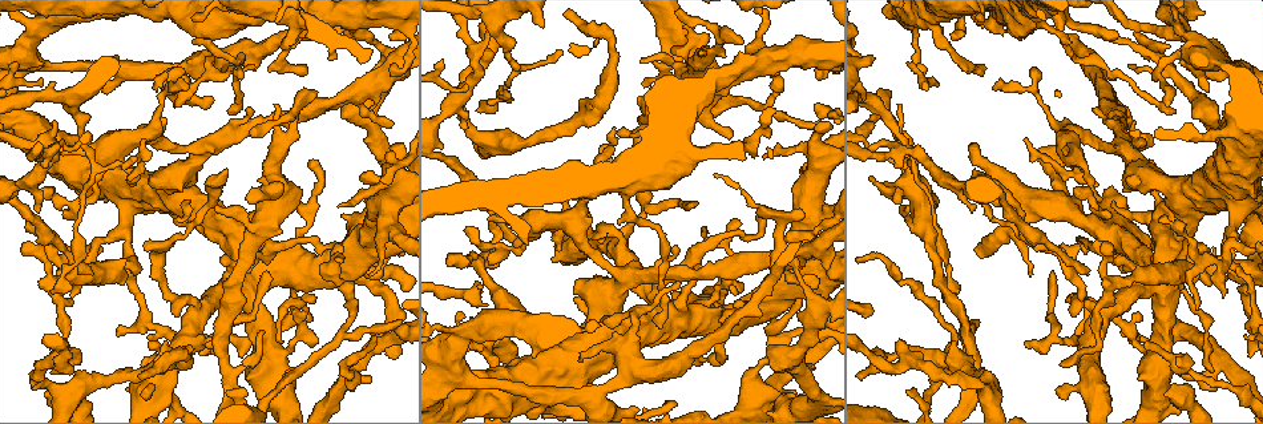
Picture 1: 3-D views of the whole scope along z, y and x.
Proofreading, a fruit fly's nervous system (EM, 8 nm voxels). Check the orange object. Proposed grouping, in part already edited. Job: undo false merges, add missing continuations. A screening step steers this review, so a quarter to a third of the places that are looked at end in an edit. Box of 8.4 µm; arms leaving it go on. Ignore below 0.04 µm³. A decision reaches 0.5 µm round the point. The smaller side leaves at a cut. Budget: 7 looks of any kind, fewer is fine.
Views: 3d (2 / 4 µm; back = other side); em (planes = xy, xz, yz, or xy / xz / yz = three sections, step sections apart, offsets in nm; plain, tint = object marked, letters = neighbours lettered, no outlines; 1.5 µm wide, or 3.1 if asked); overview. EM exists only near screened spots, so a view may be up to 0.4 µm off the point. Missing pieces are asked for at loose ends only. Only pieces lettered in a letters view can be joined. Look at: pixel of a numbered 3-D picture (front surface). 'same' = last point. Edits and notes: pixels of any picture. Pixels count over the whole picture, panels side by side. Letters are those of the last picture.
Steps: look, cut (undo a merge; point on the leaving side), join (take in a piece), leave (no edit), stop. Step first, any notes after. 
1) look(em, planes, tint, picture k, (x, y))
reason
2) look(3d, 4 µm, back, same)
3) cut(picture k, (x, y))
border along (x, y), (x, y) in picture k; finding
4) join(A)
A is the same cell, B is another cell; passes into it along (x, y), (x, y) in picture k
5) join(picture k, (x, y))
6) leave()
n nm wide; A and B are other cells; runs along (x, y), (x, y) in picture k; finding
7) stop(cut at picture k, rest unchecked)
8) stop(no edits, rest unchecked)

look(3d, 2 µm, picture 1, (50, 149))
two arms in line, one across

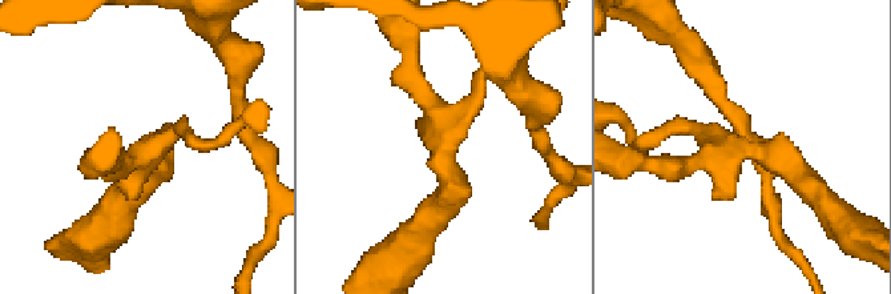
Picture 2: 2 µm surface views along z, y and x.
look(em, planes, letters, picture 2, (152, 152))
3 arms

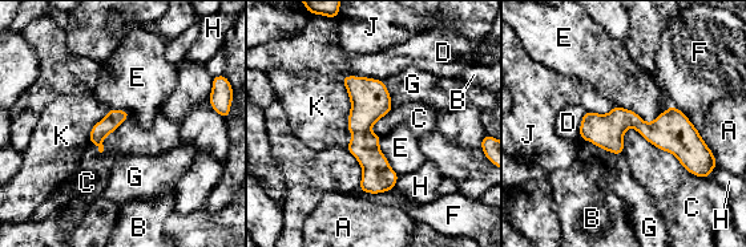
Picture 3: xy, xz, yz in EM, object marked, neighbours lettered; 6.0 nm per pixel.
leave()
C touches over 600 nm; A, B, C, D, E, F, G, H, J and K are other cells; runs along (585, 118), (664, 133), (697, 169) in picture 3; all the same cell

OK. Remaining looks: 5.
look(3d, 4 µm, picture 1, (262, 332))
tapers out

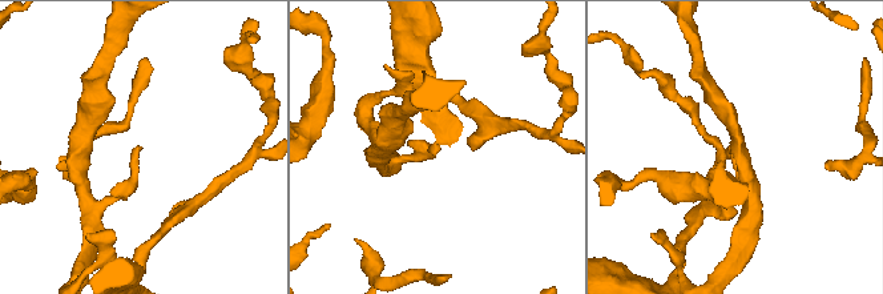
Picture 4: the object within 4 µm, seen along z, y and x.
look(em, planes, letters, picture 4, (138, 147))
shape alone is not enough

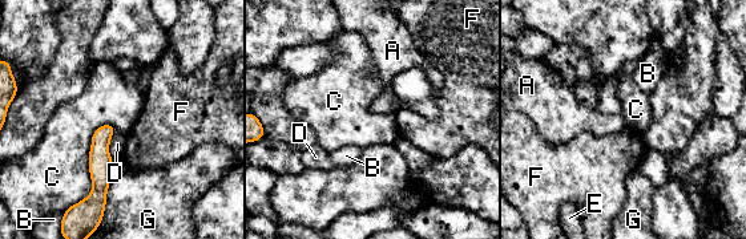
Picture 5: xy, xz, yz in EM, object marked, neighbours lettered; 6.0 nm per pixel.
leave()
C touches over 600 nm; A, B, C, D, E, F and G are other cells; runs along (108, 128), (100, 140), (96, 205) in picture 5; none of them fits

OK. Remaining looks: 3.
look(3d, 4 µm, picture 1, (1181, 32))

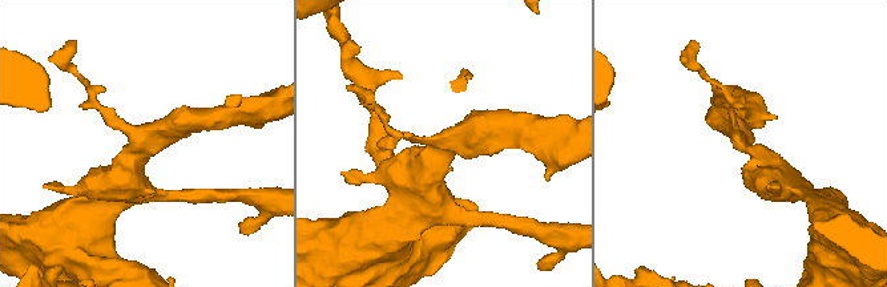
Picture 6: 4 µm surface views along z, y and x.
look(em, planes, letters, picture 6, (449, 149))
3 arms

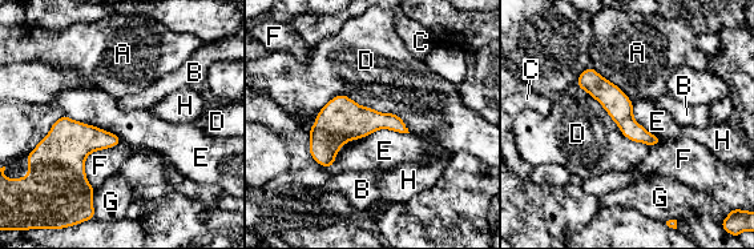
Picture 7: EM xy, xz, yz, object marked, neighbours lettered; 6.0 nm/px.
leave()
A, B, C, D, E, F, G and H are other cells; border along (408, 132), (350, 139), (331, 167) in picture 7; continuous, no second cell

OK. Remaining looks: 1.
stop(no edits, rest unchecked)

